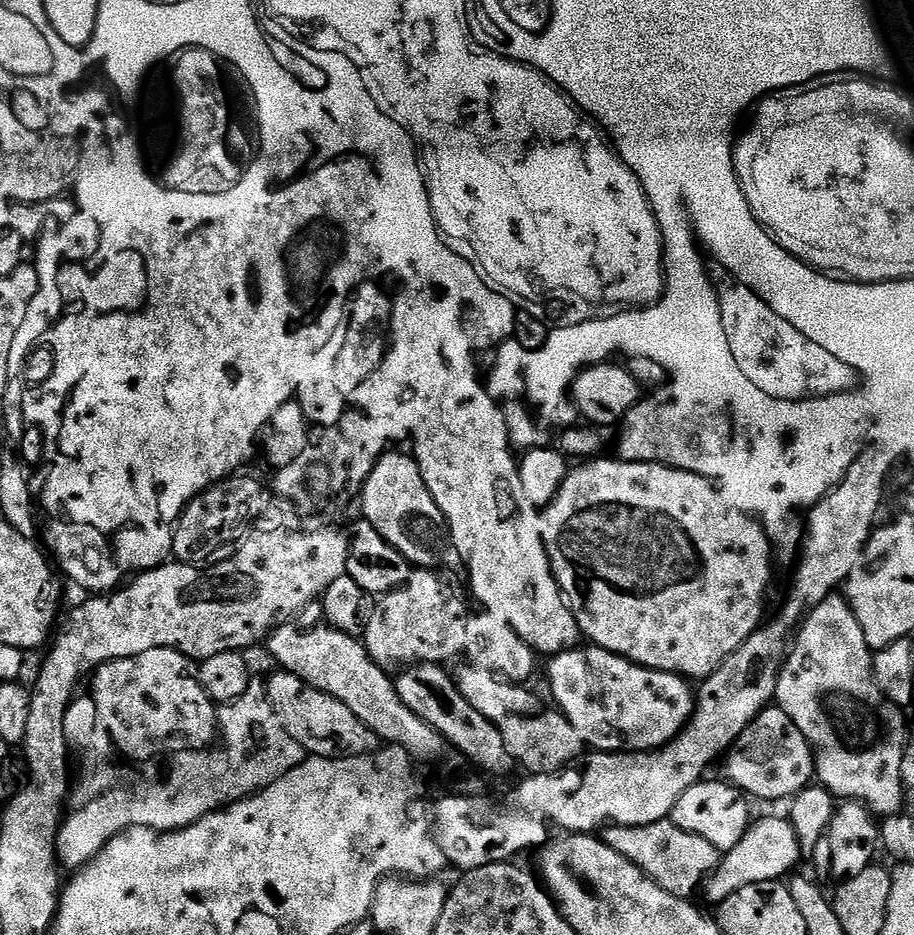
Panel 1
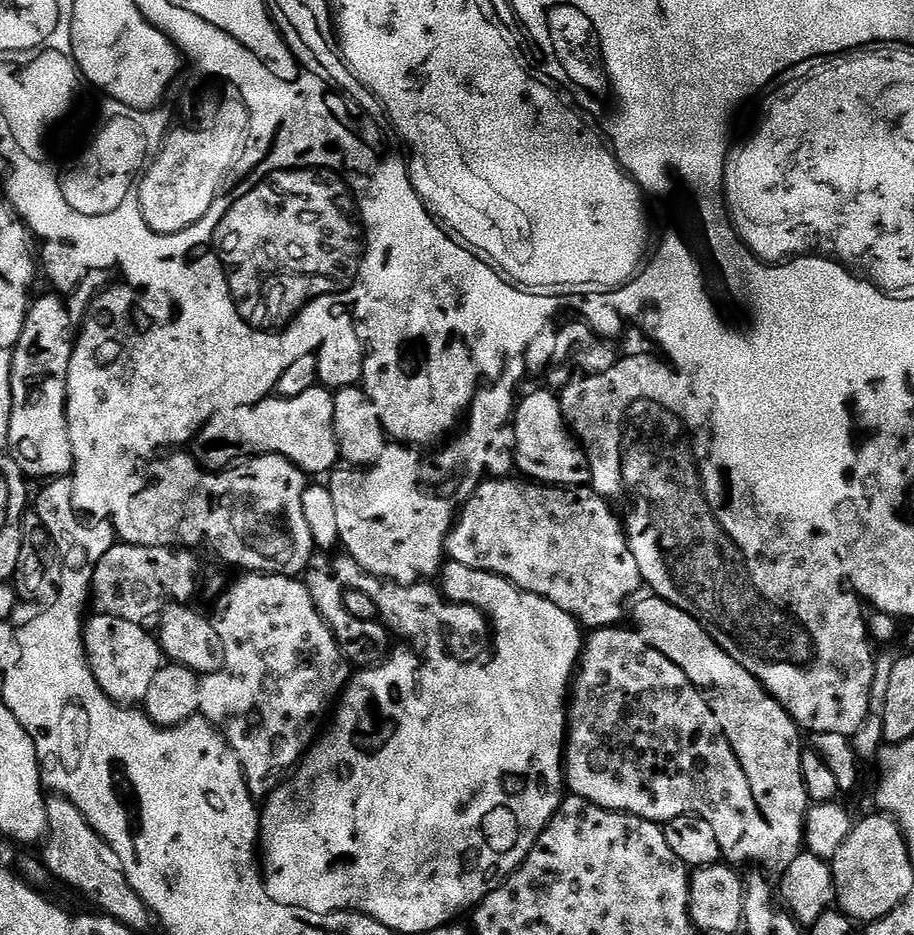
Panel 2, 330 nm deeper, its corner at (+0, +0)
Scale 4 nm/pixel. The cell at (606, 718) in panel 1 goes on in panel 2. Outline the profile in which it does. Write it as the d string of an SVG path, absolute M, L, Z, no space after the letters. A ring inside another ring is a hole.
M613 626L611 628L598 628L591 633L592 636L583 641L580 654L580 663L576 670L574 683L570 688L570 703L568 709L568 731L566 733L566 751L564 754L564 771L566 773L566 788L571 795L581 796L598 806L608 808L611 812L629 812L632 816L641 816L647 820L653 820L661 826L679 816L691 816L693 814L706 818L710 826L714 826L714 834L718 834L718 846L723 859L733 865L748 864L751 860L764 860L772 851L778 848L774 830L770 828L770 822L758 808L758 802L754 800L754 790L750 790L750 782L746 778L746 770L738 762L718 718L714 714L712 705L707 696L695 688L686 678L686 674L666 654L662 654L656 648L651 648L640 635L639 631L631 627Z

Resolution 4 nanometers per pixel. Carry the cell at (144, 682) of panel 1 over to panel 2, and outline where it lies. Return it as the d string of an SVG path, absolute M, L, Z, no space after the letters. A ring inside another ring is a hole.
M96 614L84 625L84 650L88 665L103 692L121 706L136 706L148 696L154 678L166 663L160 641L147 632L144 624L128 622L126 618Z

